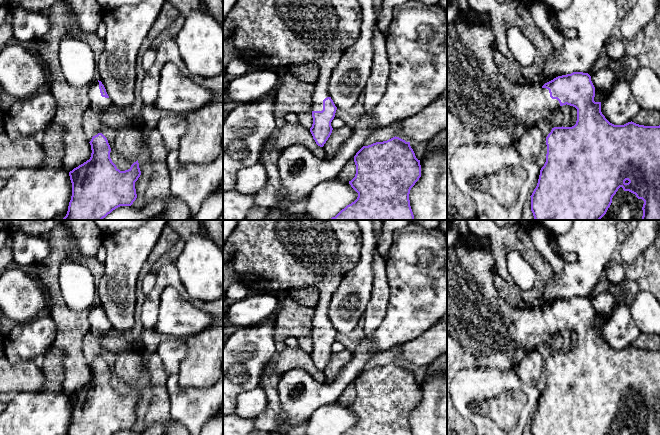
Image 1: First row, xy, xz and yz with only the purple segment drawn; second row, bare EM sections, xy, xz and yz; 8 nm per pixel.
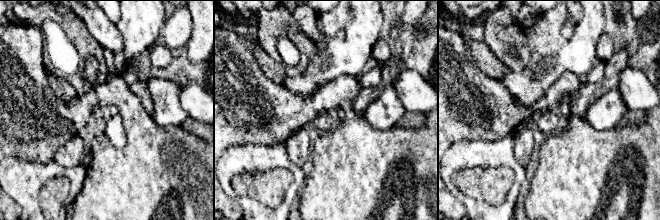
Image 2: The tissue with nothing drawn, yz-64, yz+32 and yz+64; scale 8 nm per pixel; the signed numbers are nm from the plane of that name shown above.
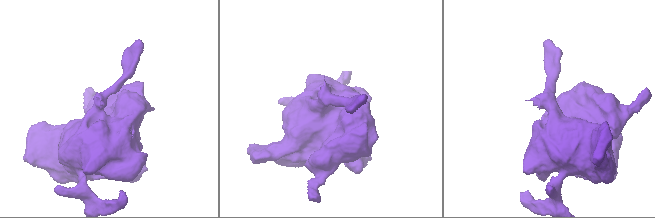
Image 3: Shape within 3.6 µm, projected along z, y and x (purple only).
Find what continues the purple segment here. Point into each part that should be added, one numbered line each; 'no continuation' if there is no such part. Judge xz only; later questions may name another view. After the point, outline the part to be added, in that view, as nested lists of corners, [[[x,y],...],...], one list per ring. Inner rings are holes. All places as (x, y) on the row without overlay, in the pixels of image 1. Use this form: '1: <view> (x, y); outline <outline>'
1: xz (284, 255); outline [[[238,220],[226,244],[232,251],[232,268],[240,275],[239,283],[245,284],[248,288],[289,292],[316,287],[319,300],[314,307],[311,335],[322,335],[323,324],[330,321],[328,309],[332,295],[340,285],[343,275],[360,259],[362,232],[355,220]]]

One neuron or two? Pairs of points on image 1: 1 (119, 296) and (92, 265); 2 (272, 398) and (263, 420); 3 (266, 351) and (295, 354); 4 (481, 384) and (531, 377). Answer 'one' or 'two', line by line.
1: two
2: one
3: two
4: two

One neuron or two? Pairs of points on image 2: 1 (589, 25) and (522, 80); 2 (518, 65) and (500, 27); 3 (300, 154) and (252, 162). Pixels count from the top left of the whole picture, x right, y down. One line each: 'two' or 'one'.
1: one
2: one
3: two

